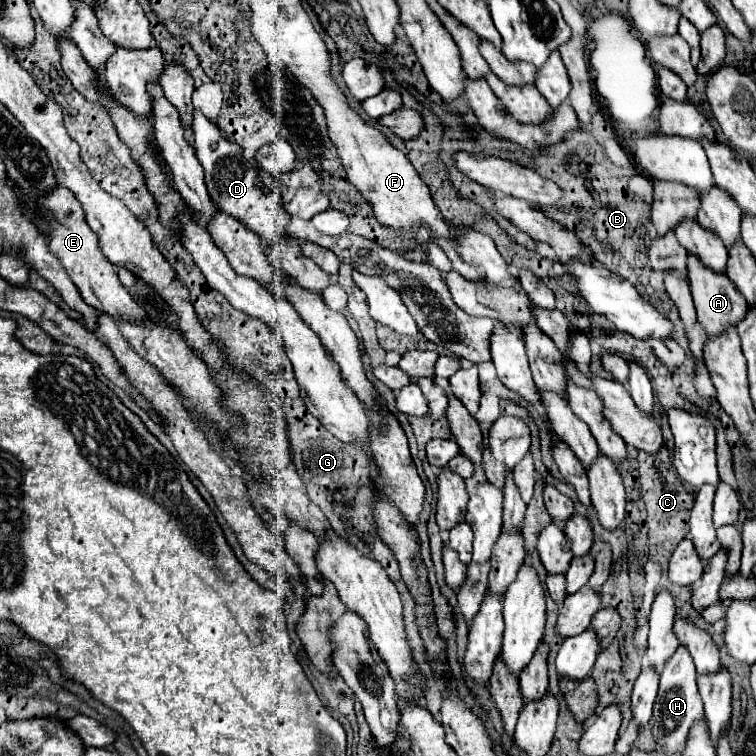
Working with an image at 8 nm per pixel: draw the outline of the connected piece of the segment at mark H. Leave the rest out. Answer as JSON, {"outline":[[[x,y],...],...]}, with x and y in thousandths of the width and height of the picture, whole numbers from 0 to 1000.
{"outline":[[[898,854],[898,860],[893,860],[893,865],[885,870],[882,881],[877,881],[877,886],[874,886],[872,918],[869,918],[869,926],[864,934],[864,971],[866,971],[869,987],[880,997],[901,995],[906,989],[911,963],[925,950],[930,950],[930,929],[927,929],[925,913],[922,913],[919,878],[914,876],[911,860],[906,854]]]}

